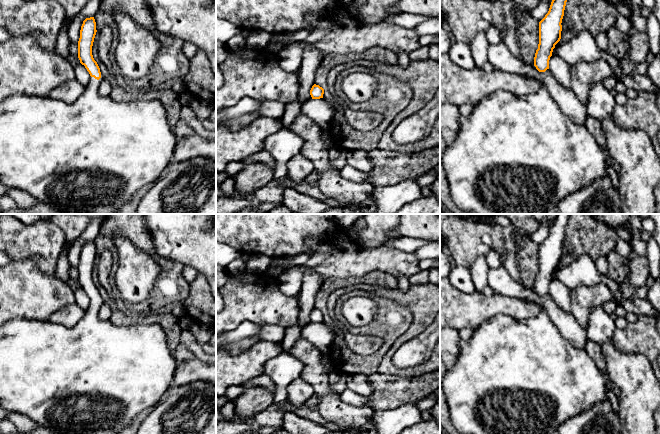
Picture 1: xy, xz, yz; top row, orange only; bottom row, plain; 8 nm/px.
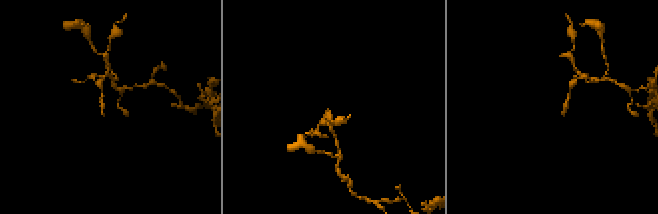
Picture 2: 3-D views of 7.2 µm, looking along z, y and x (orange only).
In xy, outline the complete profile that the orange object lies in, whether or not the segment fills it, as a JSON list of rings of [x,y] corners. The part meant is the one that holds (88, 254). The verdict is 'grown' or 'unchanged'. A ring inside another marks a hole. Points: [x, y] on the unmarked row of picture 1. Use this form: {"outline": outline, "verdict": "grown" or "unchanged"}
{"outline": [[[94,241],[86,242],[80,254],[78,282],[89,296],[91,303],[84,317],[74,326],[65,327],[50,321],[15,318],[0,327],[0,406],[6,411],[24,414],[40,427],[48,428],[58,434],[118,434],[122,429],[131,424],[135,416],[158,405],[164,393],[172,385],[177,367],[173,352],[168,347],[166,335],[160,325],[146,325],[137,322],[130,326],[118,326],[110,321],[103,321],[98,318],[97,305],[101,302],[101,296],[92,279],[92,270],[96,256]]], "verdict": "grown"}

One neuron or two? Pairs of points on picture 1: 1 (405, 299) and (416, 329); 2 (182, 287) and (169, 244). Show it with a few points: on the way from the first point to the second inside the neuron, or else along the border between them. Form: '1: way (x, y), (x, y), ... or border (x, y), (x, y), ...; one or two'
1: way (413, 306), (416, 309), (416, 321); one
2: border (158, 257), (172, 259), (184, 265); two

